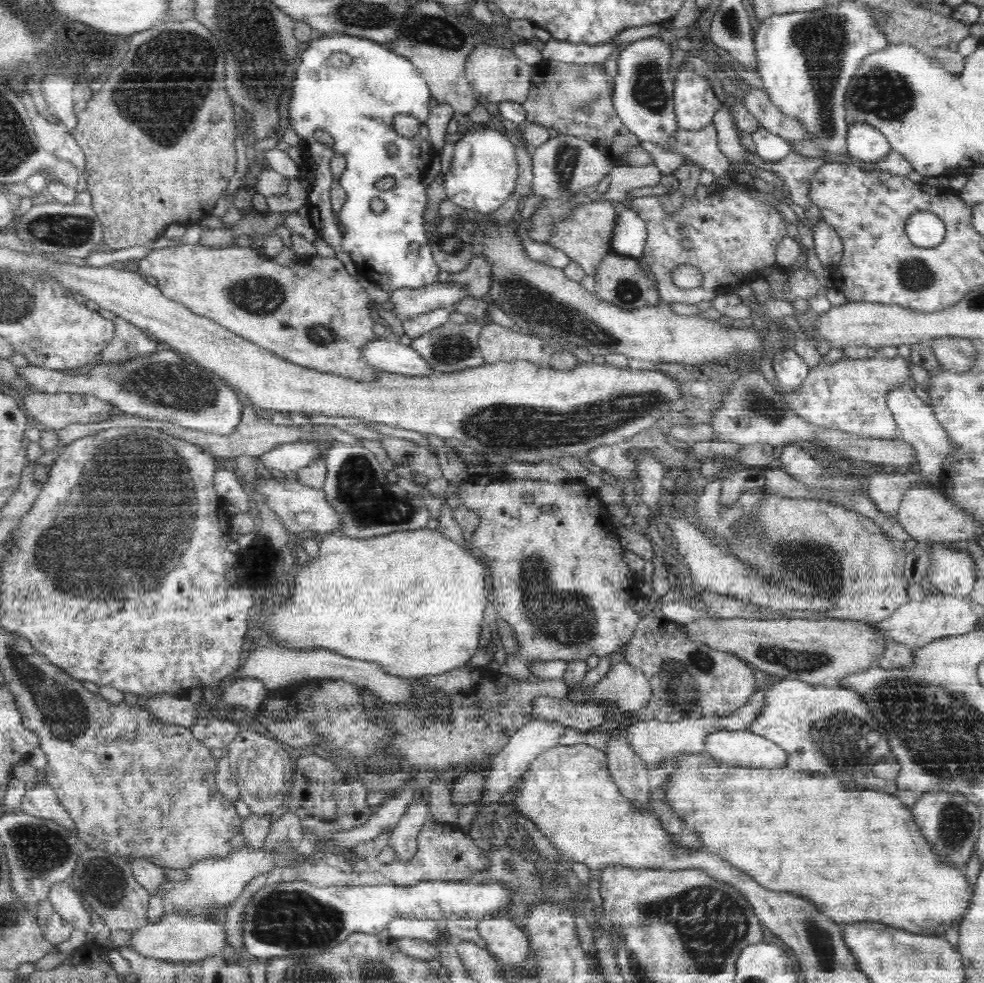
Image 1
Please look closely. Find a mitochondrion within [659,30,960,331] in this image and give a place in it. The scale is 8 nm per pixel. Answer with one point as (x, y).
(886, 95)

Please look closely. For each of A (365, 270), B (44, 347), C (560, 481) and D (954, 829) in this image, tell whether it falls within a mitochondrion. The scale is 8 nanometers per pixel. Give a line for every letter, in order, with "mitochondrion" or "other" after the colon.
A: other
B: other
C: other
D: mitochondrion

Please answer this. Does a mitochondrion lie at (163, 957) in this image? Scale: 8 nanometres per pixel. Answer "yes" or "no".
no

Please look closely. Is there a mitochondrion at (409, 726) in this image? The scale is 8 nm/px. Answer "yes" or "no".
yes

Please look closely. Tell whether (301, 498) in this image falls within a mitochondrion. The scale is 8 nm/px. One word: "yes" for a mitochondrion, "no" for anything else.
no

